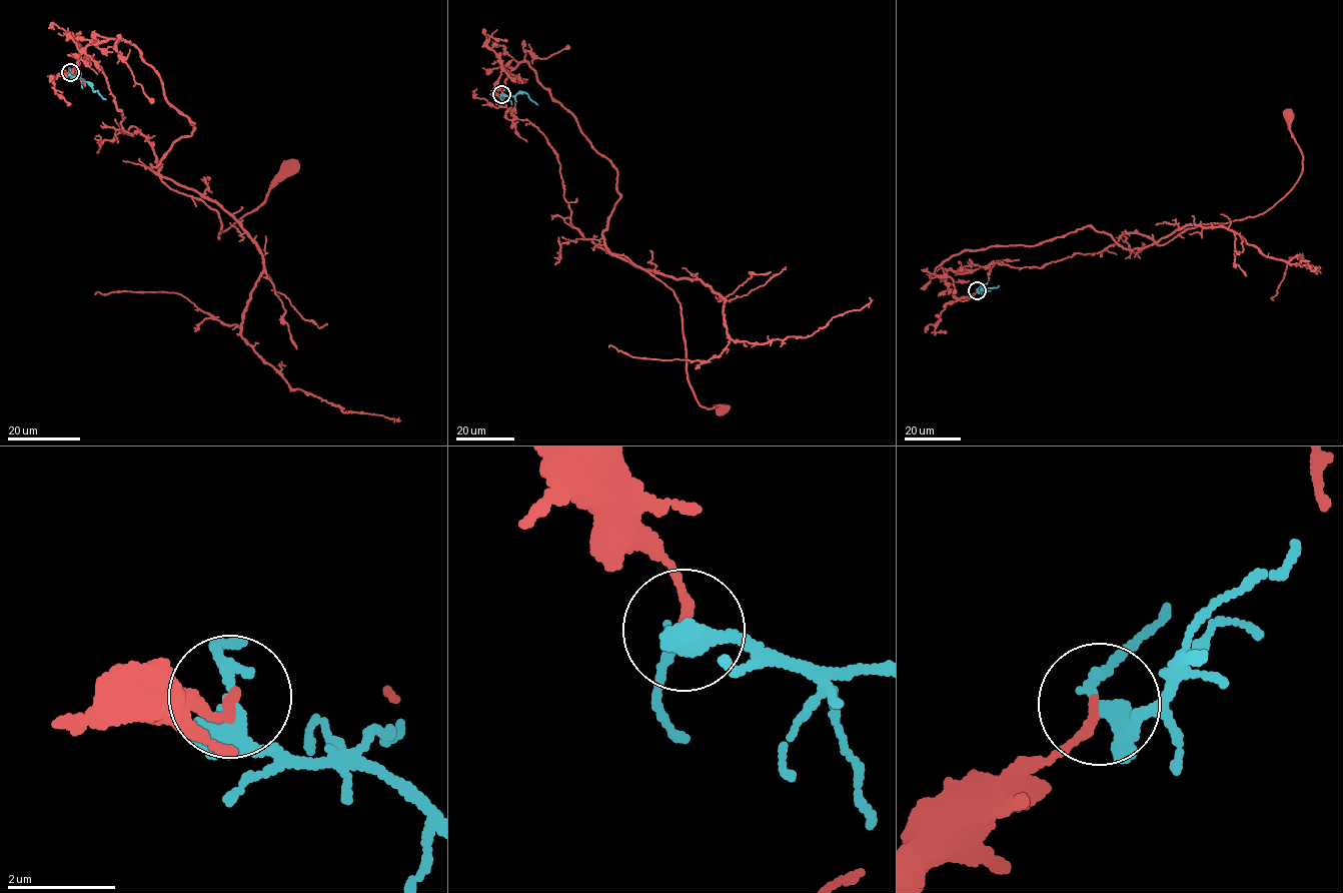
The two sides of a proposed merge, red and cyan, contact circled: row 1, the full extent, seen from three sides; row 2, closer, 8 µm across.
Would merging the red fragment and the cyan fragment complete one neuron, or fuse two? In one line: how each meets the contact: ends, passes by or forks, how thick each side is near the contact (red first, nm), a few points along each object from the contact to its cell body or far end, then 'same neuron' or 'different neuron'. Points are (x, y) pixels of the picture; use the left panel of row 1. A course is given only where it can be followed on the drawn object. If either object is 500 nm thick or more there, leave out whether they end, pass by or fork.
red ends | cyan passes by | 170/360 nm | red via (70, 72), (98, 40), (79, 50), (122, 131), (253, 239), (240, 327), (258, 355), (396, 419) | cyan via (70, 72), (106, 98) | different neuron

